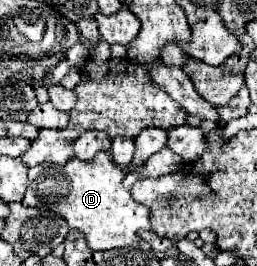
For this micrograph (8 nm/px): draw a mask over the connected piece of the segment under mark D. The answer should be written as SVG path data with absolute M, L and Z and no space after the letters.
M99 152L93 160L83 162L69 158L65 166L43 164L29 170L29 184L23 198L25 206L49 208L61 212L69 228L77 228L85 234L87 244L93 250L111 250L139 242L139 230L151 230L149 208L135 202L131 192L123 186L125 170L119 168L109 152Z

